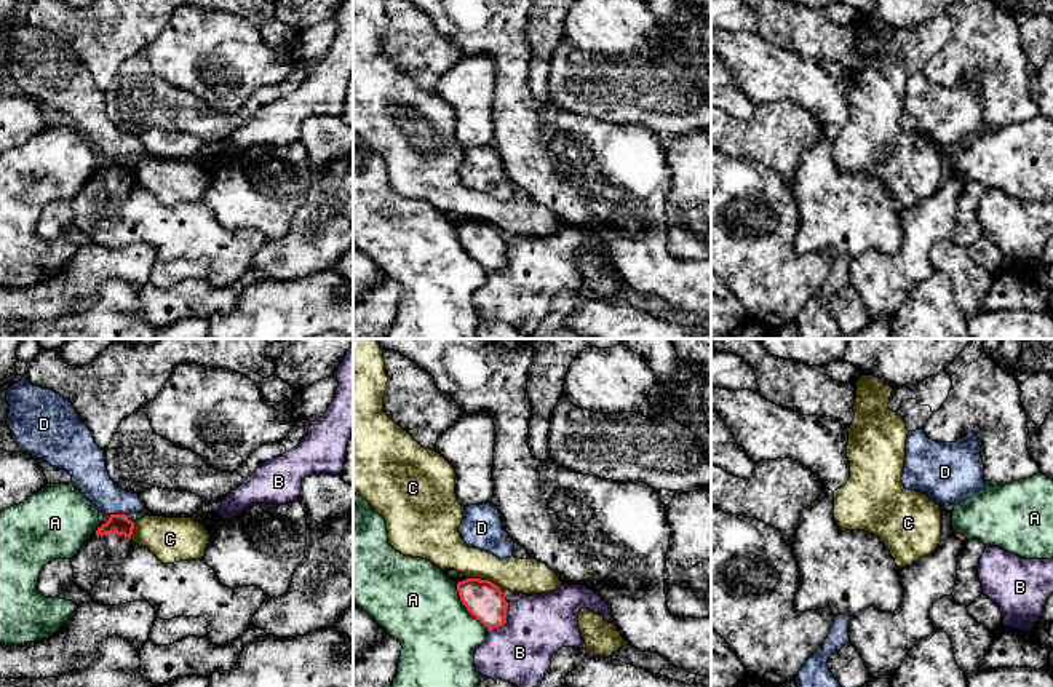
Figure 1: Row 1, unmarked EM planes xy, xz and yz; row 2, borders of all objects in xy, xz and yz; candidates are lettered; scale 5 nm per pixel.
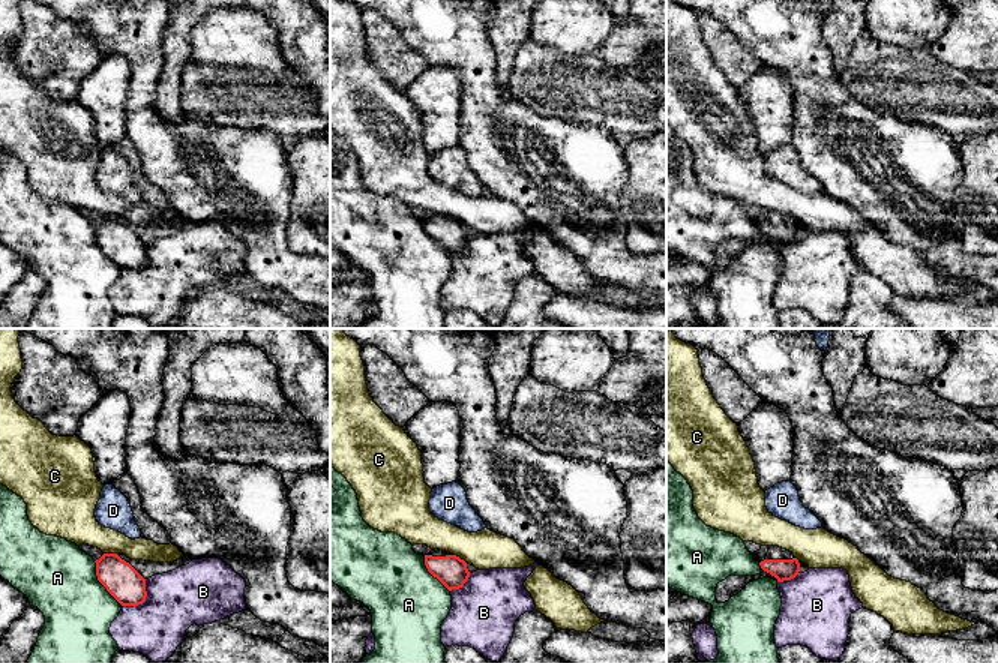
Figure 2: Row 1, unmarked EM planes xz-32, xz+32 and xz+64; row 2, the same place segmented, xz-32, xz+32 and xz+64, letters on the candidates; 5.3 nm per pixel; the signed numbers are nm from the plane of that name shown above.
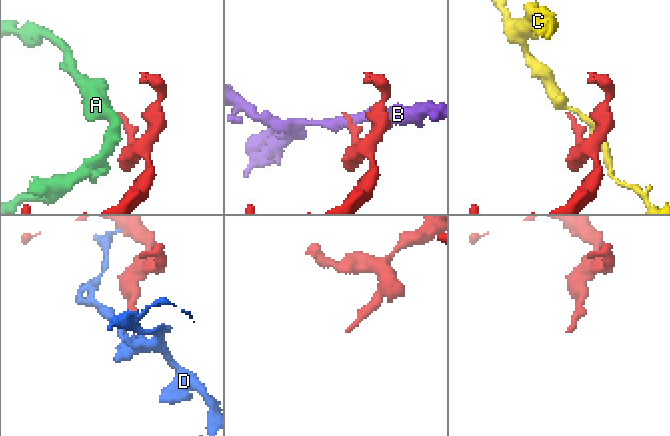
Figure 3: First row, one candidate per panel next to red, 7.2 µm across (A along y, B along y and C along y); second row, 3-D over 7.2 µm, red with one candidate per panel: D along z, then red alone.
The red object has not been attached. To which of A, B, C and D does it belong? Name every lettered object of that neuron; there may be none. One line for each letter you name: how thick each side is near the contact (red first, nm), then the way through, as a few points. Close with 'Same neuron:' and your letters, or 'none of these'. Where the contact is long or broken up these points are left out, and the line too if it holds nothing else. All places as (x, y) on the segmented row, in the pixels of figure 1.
Same neuron: none of these

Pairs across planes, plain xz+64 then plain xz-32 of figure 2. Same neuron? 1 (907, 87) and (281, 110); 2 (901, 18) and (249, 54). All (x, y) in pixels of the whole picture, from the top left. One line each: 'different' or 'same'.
1: same
2: same

